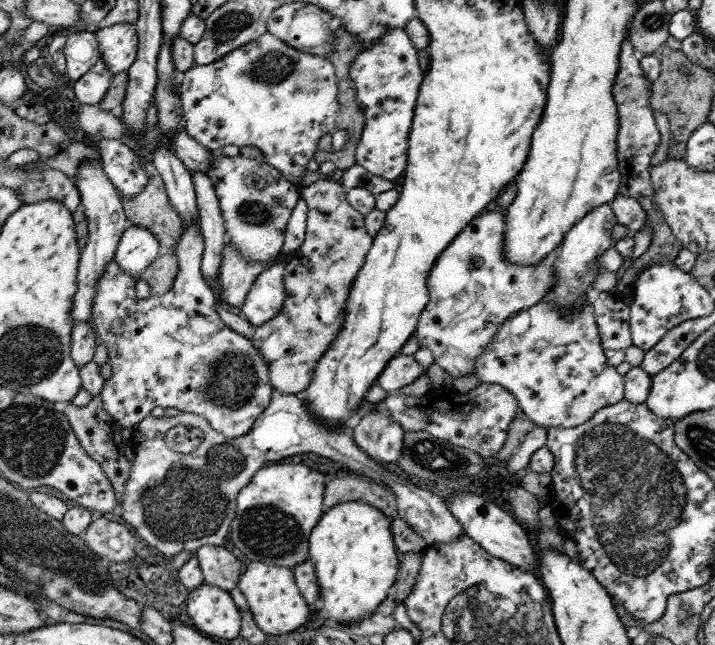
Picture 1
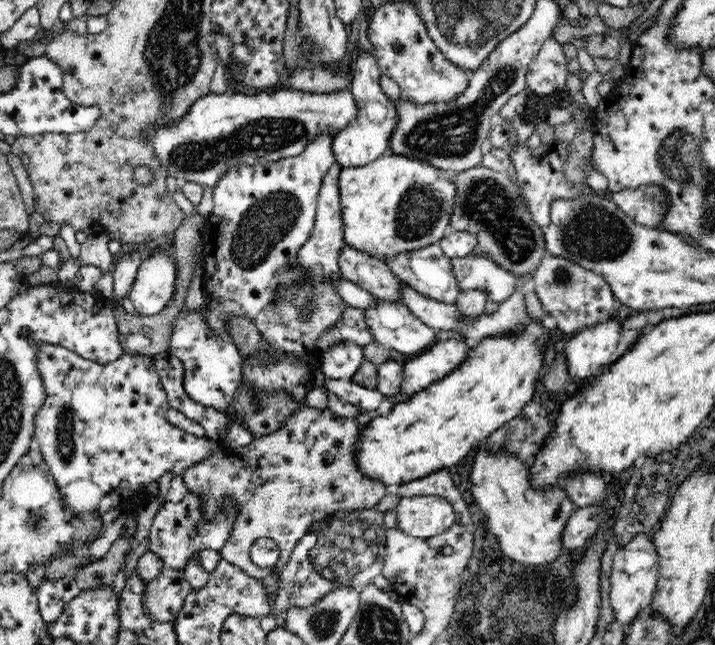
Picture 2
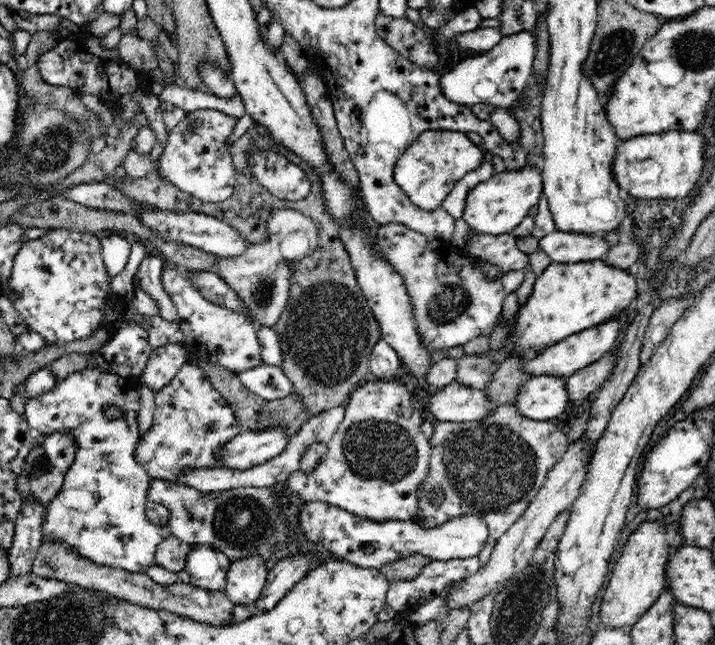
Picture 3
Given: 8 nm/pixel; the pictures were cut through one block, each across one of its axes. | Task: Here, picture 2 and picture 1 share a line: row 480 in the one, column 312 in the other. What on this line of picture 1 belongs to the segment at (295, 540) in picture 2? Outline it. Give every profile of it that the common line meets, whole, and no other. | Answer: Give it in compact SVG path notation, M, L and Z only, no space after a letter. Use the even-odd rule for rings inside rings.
M320 178L310 186L301 188L300 197L307 204L307 230L304 243L298 252L294 252L286 259L286 270L284 270L286 300L280 312L272 320L256 328L252 339L254 346L260 350L260 354L266 360L273 389L282 394L294 395L310 386L318 360L324 356L324 352L330 348L336 334L342 330L344 306L346 306L350 288L373 242L365 228L365 217L348 203L347 190L340 182Z

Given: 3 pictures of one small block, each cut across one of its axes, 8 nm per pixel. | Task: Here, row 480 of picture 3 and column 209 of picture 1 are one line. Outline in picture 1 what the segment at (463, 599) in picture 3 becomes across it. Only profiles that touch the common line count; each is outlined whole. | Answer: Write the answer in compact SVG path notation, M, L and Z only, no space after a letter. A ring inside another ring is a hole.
M204 545L196 552L206 583L230 592L239 581L242 565L224 545Z

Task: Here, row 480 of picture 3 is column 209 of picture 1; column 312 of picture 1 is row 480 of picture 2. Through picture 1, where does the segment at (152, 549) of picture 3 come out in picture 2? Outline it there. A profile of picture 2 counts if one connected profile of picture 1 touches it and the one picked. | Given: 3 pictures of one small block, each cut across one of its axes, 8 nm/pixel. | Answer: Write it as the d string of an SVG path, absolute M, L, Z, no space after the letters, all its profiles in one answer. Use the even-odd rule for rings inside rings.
M39 345L38 351L38 369L41 373L41 378L44 383L45 392L47 398L45 399L44 405L40 408L40 411L36 414L34 420L34 436L40 447L40 452L44 463L48 465L52 472L53 480L60 490L62 495L62 503L66 509L72 511L74 515L80 518L96 518L96 516L102 516L104 512L108 512L111 508L116 508L122 514L132 515L138 513L140 508L145 507L149 500L154 497L150 496L146 490L147 486L150 486L153 482L158 482L162 475L166 472L171 472L175 476L182 476L190 466L194 464L200 464L203 460L210 456L212 453L220 450L220 444L218 441L206 439L205 437L198 438L176 425L170 424L167 419L167 411L170 408L168 401L168 394L164 391L160 376L158 375L154 357L146 355L133 354L126 352L123 356L120 356L119 360L113 361L112 363L102 365L94 363L90 360L86 360L76 352L68 351L65 347L58 347L56 345Z

